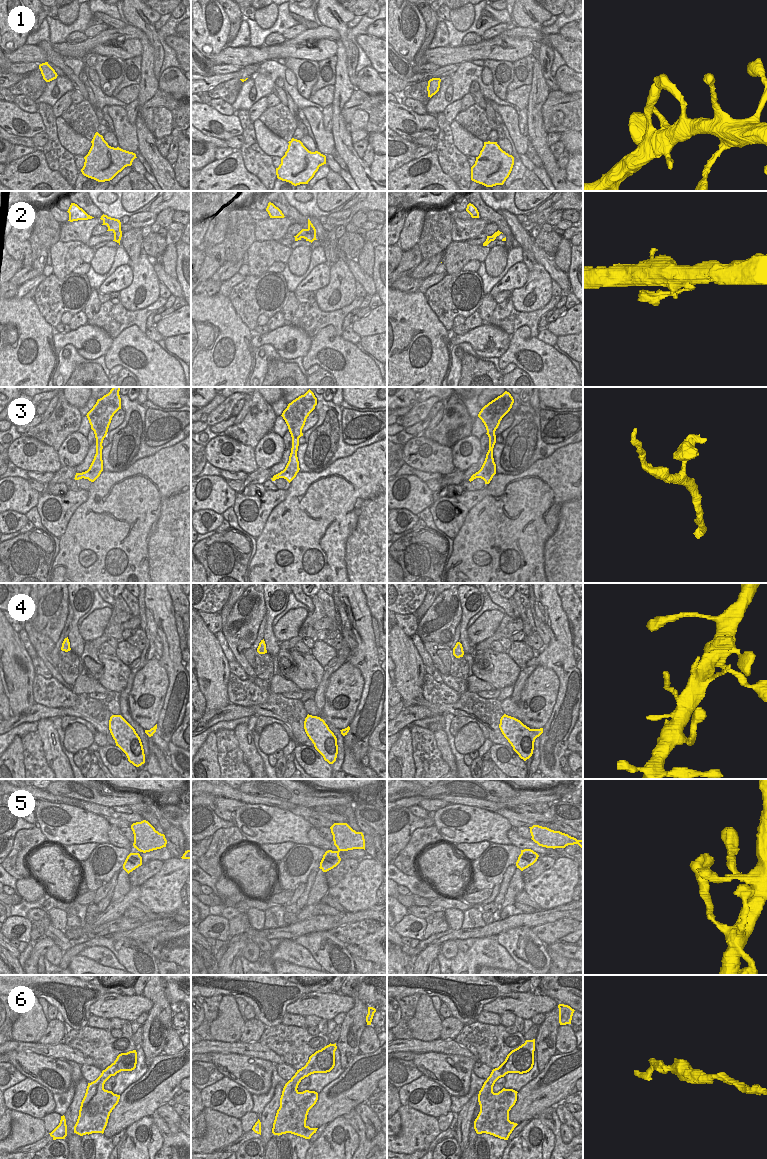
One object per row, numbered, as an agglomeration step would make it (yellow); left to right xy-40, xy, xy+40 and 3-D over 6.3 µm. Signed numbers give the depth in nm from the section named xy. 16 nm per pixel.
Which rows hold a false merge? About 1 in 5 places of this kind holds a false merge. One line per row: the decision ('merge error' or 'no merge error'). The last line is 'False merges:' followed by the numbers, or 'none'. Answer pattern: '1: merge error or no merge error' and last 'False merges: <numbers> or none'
1: no merge error
2: no merge error
3: no merge error
4: no merge error
5: no merge error
6: no merge error
False merges: none

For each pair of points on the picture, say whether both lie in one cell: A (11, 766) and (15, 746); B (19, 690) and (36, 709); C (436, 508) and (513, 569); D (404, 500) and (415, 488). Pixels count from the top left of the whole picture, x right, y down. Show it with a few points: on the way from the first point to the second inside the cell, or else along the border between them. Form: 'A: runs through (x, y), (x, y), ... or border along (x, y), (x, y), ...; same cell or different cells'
A: runs through (12, 761), (14, 751); same cell
B: border along (34, 702), (26, 710), (11, 715); different cells
C: border along (473, 507), (468, 512), (458, 534), (453, 539); different cells
D: runs through (406, 497), (412, 491); same cell

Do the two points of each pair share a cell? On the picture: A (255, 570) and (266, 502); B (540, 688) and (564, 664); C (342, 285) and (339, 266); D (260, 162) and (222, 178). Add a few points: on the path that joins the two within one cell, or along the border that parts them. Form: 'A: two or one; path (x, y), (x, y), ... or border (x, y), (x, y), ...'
A: two; border (272, 511), (262, 532), (256, 538)
B: two; border (537, 665), (556, 674), (557, 695)
C: one; path (342, 280), (344, 278), (339, 271)
D: two; border (239, 150), (244, 167), (260, 180)

